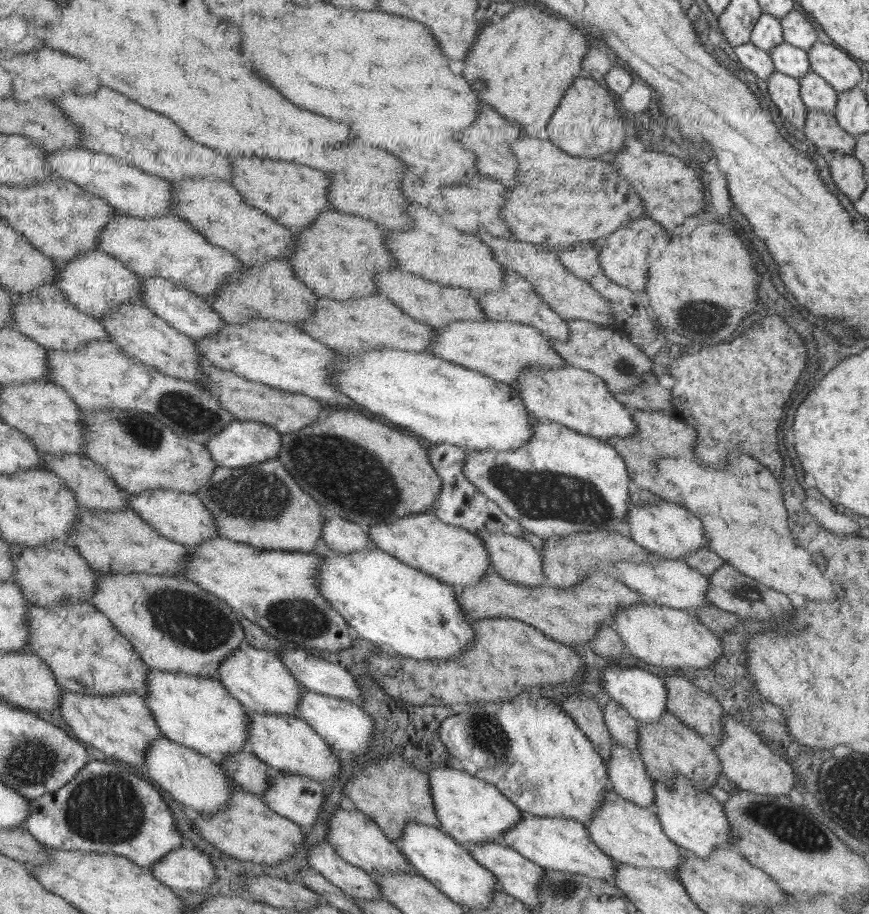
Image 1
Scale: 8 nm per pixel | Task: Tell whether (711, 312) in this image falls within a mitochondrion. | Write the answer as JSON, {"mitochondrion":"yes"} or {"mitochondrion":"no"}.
{"mitochondrion":"yes"}

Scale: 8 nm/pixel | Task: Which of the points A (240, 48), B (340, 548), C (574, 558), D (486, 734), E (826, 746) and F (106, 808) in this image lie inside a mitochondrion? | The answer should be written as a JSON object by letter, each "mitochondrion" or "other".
{"A":"other","B":"other","C":"other","D":"mitochondrion","E":"other","F":"mitochondrion"}

